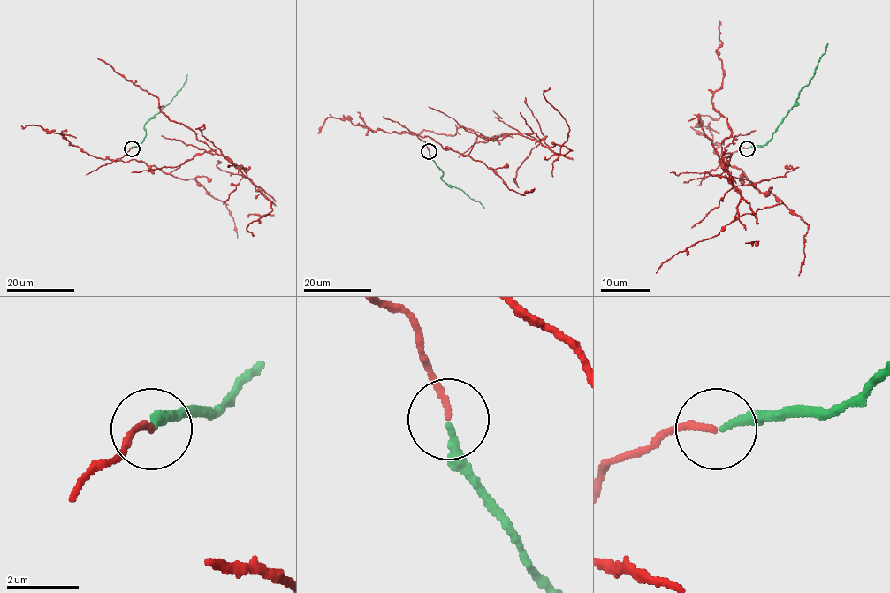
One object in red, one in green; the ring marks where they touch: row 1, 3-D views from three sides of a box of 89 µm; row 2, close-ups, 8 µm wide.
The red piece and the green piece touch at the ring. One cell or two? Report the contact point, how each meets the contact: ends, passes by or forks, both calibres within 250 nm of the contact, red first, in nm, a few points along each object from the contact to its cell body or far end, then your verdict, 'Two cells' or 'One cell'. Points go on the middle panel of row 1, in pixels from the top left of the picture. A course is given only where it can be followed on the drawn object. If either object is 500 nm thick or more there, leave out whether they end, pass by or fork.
Place: (429, 151). At the ring red ends. At the ring green ends. Thickness 170 nm (red) against 220 nm. Course of red: (429, 151), (417, 136), (467, 155), (478, 136), (508, 134), (493, 141), (463, 126), (453, 135), (394, 133). Course of green: (429, 152), (443, 171), (443, 180), (460, 189), (484, 209). Two cells

